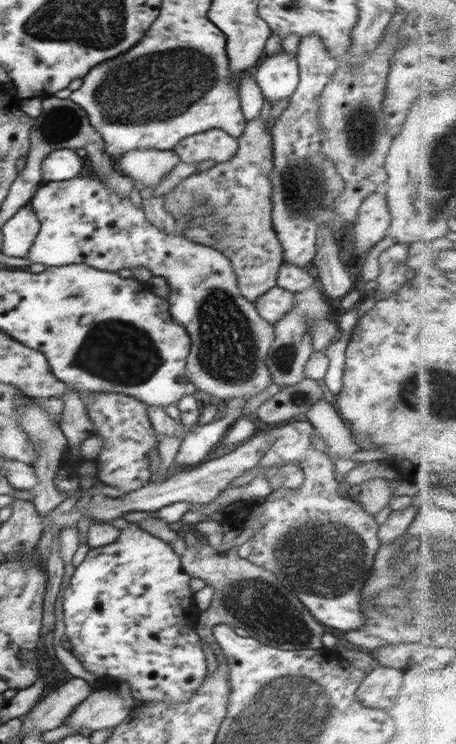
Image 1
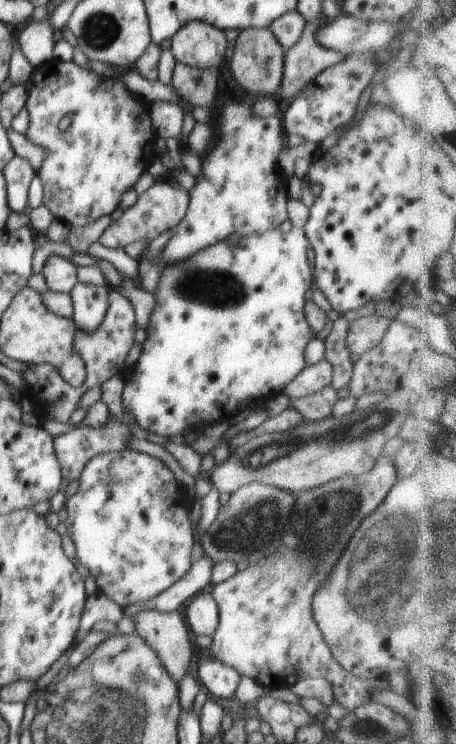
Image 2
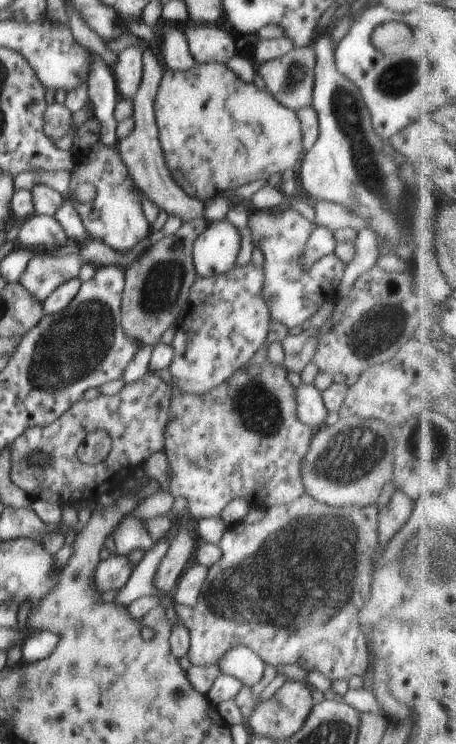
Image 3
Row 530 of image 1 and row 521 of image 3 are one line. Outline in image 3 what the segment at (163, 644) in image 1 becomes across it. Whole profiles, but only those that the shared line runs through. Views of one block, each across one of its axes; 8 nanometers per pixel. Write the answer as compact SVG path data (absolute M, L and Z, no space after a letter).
M138 517L122 519L113 530L112 536L114 537L117 554L125 557L132 550L138 550L138 548L148 550L154 544L145 525L145 519L139 519Z

